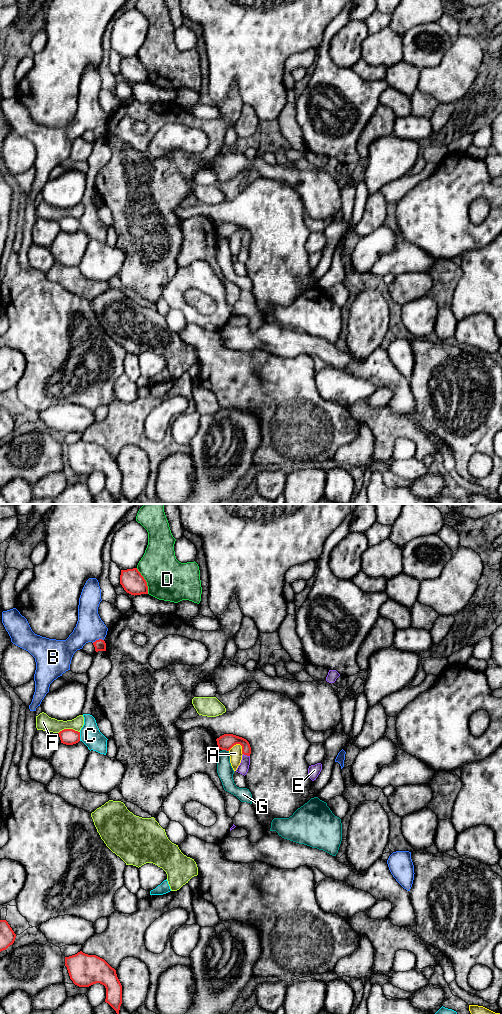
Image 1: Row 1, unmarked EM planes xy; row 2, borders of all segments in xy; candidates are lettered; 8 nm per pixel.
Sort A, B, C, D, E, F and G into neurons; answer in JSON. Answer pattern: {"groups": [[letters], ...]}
{"groups": [["A"], ["B"], ["C"], ["D"], ["E"], ["F"], ["G"]]}

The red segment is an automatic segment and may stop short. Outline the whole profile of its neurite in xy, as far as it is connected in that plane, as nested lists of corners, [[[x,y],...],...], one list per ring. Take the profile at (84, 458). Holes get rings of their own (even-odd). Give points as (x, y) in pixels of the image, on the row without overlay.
[[[82,439],[75,443],[65,445],[70,467],[79,475],[89,475],[100,471],[106,476],[108,491],[119,502],[122,492],[122,473],[117,465],[116,458],[104,447],[96,443],[88,443]]]

